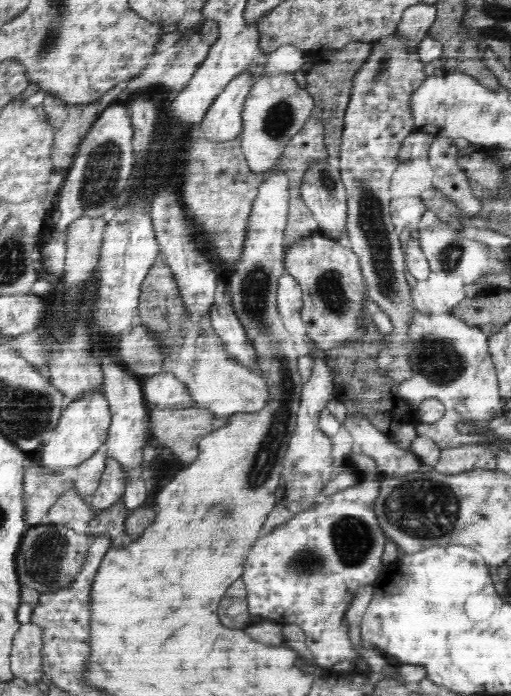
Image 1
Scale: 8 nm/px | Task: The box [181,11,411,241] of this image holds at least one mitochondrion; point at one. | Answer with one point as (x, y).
(279, 119)

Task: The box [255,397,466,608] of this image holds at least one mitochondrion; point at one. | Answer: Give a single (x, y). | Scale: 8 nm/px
(424, 509)

